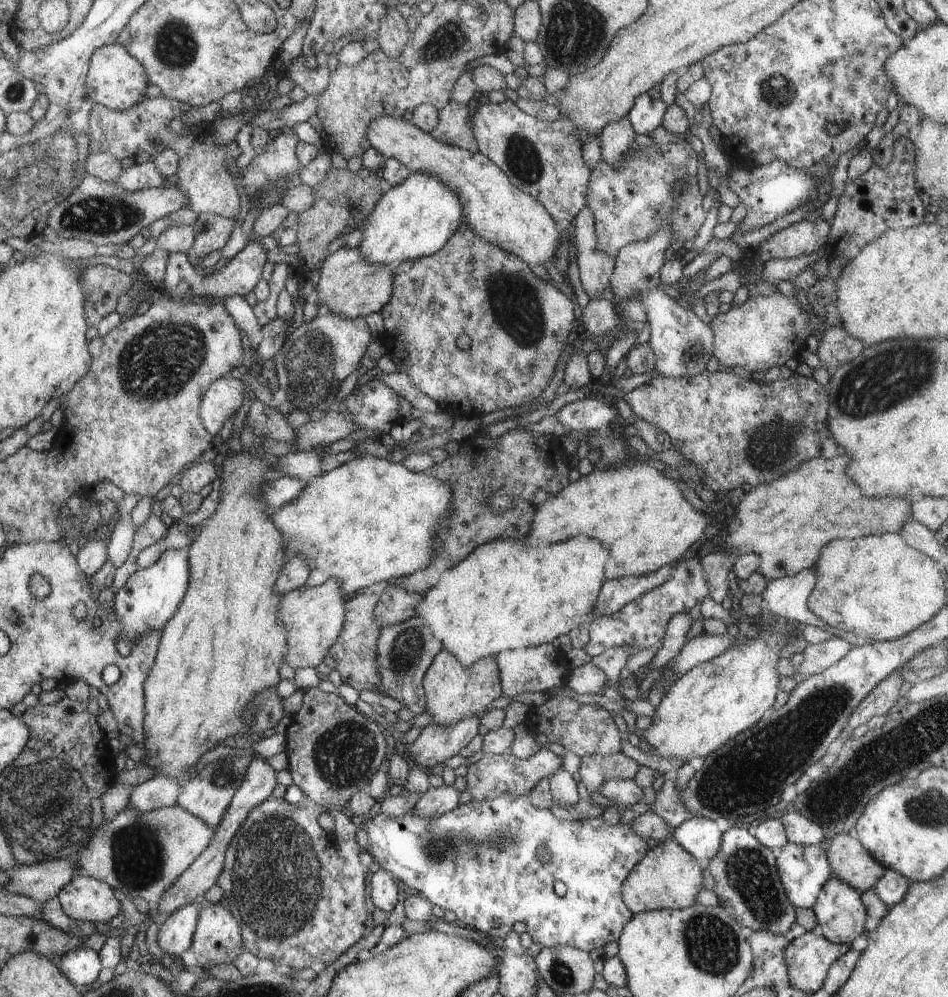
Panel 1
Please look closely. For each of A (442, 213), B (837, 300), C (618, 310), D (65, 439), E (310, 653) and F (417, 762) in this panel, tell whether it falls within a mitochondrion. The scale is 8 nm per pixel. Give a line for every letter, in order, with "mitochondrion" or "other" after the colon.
A: other
B: other
C: other
D: other
E: other
F: other

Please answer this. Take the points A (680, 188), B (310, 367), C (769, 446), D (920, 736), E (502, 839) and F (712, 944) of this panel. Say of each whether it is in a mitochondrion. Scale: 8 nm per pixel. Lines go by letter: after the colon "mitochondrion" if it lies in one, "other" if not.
A: other
B: mitochondrion
C: mitochondrion
D: mitochondrion
E: mitochondrion
F: mitochondrion

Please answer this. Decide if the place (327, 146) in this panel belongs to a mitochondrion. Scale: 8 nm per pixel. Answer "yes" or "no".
no

